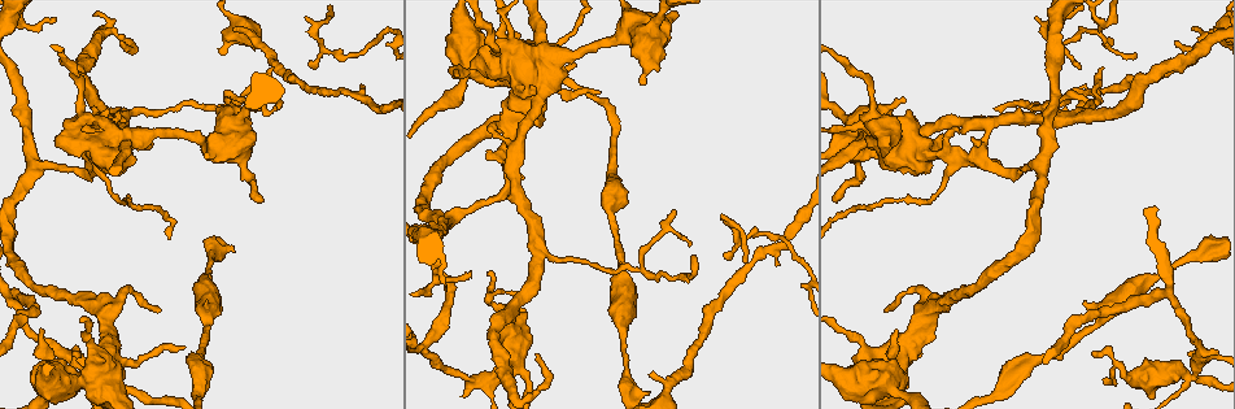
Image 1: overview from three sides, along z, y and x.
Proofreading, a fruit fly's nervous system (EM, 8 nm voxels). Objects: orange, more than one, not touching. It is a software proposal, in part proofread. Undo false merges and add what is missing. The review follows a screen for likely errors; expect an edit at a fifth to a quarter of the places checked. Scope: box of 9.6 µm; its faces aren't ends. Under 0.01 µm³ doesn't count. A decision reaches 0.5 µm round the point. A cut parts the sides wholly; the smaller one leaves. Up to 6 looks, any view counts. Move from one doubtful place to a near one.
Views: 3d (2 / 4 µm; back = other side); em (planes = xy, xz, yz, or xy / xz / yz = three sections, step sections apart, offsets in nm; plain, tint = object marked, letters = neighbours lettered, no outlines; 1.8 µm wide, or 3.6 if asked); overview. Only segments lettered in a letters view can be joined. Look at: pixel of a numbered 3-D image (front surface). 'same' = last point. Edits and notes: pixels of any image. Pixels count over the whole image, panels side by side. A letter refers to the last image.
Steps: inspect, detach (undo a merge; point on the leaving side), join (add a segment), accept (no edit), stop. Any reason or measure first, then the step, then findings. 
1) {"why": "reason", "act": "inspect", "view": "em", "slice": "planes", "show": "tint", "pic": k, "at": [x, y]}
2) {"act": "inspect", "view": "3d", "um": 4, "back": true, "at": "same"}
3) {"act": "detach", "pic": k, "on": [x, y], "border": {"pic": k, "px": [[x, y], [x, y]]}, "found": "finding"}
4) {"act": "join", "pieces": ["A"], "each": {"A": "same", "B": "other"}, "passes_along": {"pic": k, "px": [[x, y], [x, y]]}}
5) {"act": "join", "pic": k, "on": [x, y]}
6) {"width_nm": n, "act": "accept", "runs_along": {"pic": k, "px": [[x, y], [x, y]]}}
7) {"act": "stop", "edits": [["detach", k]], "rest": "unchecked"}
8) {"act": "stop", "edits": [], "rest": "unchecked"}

{"why": "abrupt turn", "act": "inspect", "view": "3d", "um": 2, "back": true, "pic": 1, "at": [1210, 251]}

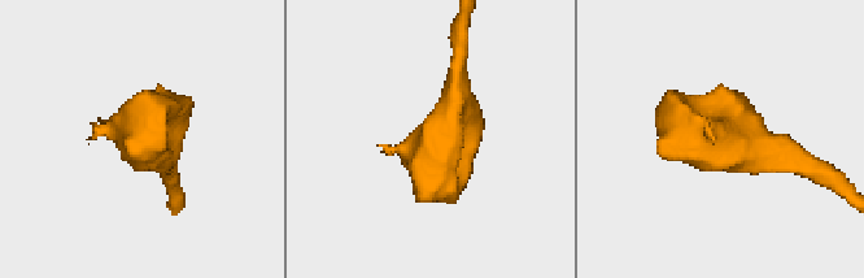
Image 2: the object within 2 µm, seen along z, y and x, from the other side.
{"why": "shape alone is not enough", "act": "inspect", "view": "em", "slice": "yz", "step": 8, "show": "tint", "pic": 2, "at": [148, 143]}

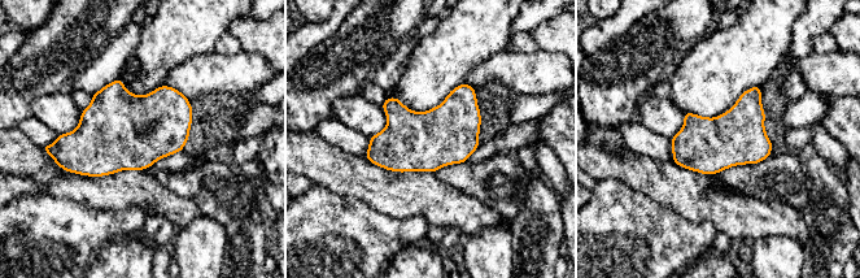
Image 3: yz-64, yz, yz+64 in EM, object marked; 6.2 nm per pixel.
{"act": "inspect", "view": "em", "slice": "xy", "step": 4, "show": "letters", "at": "same"}

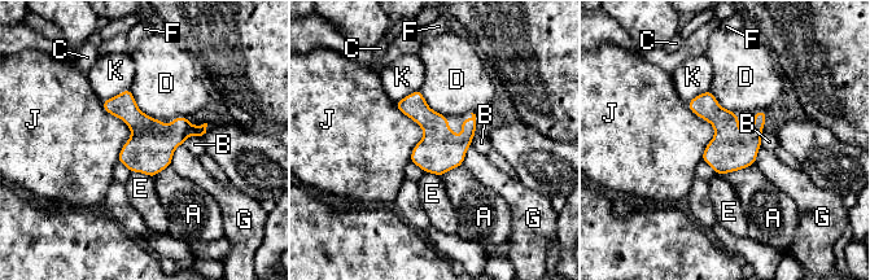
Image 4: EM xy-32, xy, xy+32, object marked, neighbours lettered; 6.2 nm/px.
{"act": "accept", "each": {"A": "other", "B": "other", "C": "other", "D": "other", "E": "other", "F": "other", "G": "other", "J": "other", "K": "other"}, "border": {"pic": 4, "px": [[101, 101], [130, 130], [118, 161]]}, "found": "one neuron here"}

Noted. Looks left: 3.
{"why": "calibre changes", "act": "inspect", "view": "em", "slice": "planes", "show": "letters", "pic": 1, "at": [1187, 376]}

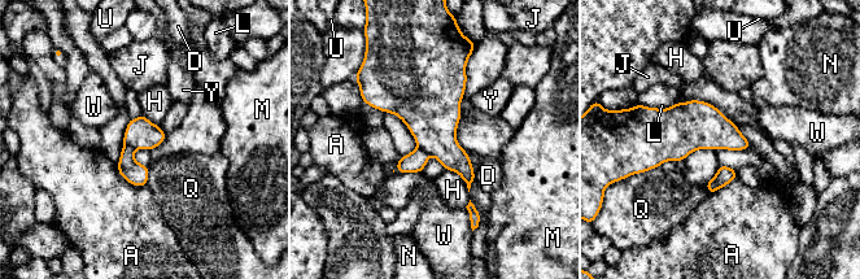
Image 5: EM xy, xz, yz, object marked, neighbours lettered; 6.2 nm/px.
{"act": "detach", "pic": 5, "on": [415, 161], "each": {"A": "other", "D": "other", "H": "other", "J": "other", "L": "other", "M": "other", "N": "other", "Q": "other", "U": "other", "W": "other", "Y": "other"}, "border": {"pic": 5, "px": [[418, 145], [428, 155]]}, "found": "a second neuron is stuck on"}

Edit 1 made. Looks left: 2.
{"why": "three arms meet", "act": "inspect", "view": "em", "slice": "planes", "show": "letters", "pic": 1, "at": [101, 309]}

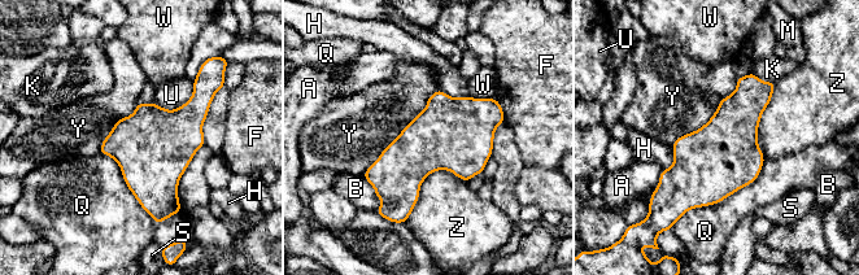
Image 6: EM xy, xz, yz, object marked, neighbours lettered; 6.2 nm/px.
{"act": "accept", "each": {"A": "other", "B": "other", "F": "other", "H": "other", "K": "other", "M": "other", "Q": "other", "S": "other", "U": "other", "W": "other", "Y": "other", "Z": "other"}, "border": {"pic": 6, "px": [[439, 90], [361, 175]]}, "found": "all the same neuron"}

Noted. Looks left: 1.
{"act": "stop", "edits": [["detach", 5]], "rest": "unchecked"}

